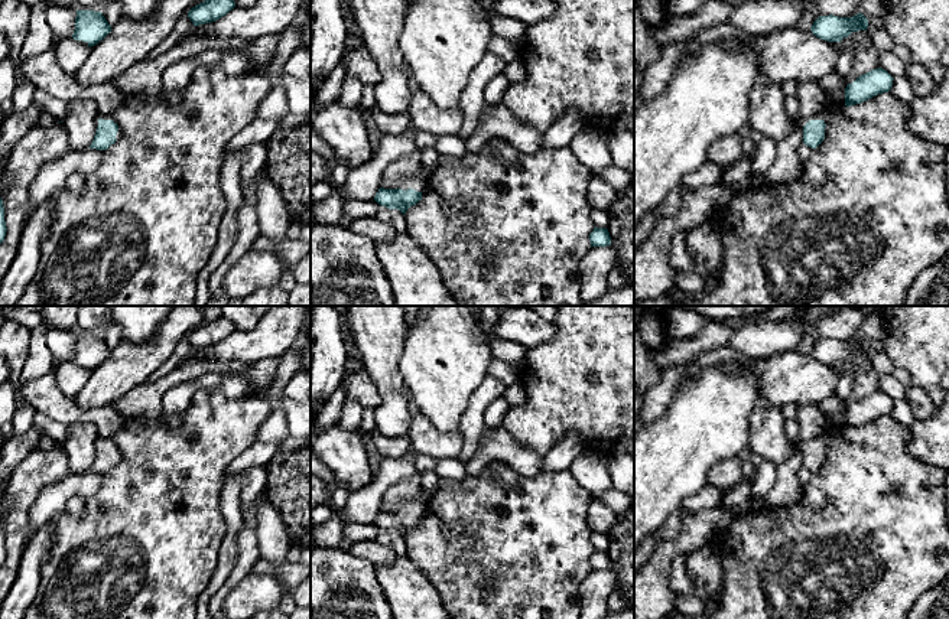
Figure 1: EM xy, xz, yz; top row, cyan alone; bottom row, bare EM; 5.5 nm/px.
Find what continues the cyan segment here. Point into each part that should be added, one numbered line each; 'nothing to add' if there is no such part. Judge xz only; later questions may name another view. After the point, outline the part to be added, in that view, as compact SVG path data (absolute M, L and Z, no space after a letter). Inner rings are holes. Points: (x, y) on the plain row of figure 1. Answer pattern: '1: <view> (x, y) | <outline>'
1: xz (416, 505) | M420 489L412 501L409 501L400 506L399 512L407 514L412 511L417 515L423 515L429 499L430 499L430 495L428 495L426 492L423 492Z

